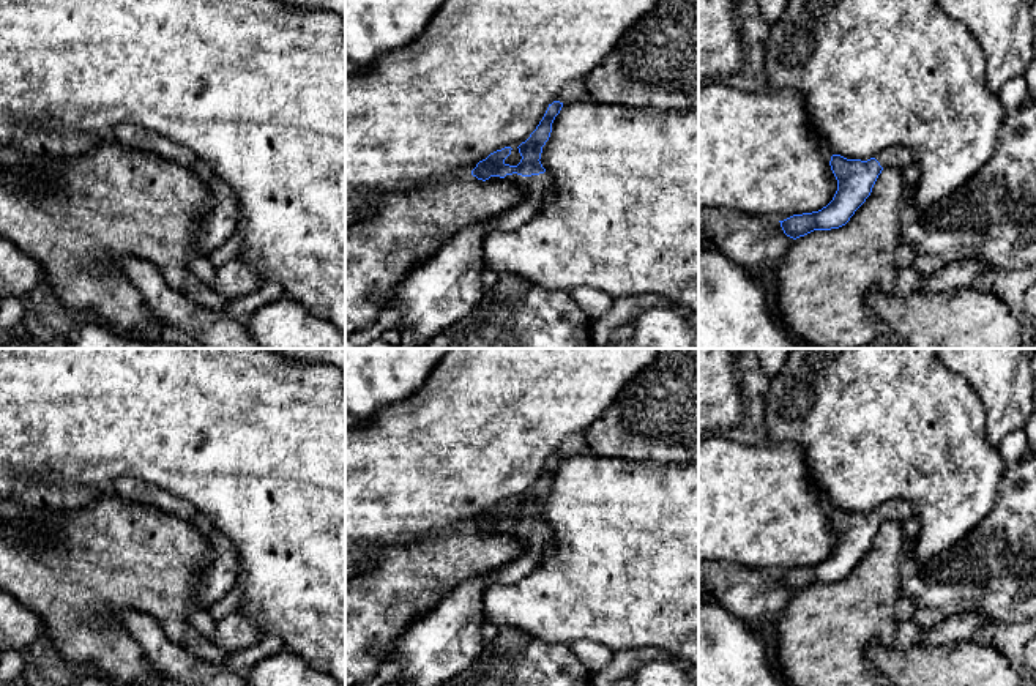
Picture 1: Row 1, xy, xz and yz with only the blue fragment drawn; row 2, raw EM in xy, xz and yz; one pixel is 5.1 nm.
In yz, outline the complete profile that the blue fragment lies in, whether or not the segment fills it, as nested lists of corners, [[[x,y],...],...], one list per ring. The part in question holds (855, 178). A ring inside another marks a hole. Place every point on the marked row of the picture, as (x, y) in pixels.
[[[904,145],[885,148],[867,161],[833,155],[829,166],[837,180],[833,200],[818,211],[793,214],[779,221],[784,233],[796,240],[814,230],[831,230],[845,226],[870,196],[885,167],[902,169],[911,164],[916,164],[916,155]]]

